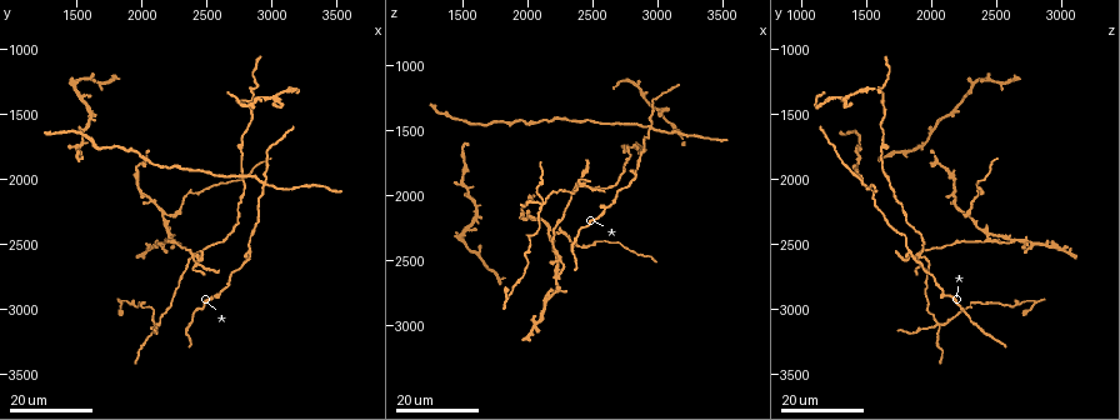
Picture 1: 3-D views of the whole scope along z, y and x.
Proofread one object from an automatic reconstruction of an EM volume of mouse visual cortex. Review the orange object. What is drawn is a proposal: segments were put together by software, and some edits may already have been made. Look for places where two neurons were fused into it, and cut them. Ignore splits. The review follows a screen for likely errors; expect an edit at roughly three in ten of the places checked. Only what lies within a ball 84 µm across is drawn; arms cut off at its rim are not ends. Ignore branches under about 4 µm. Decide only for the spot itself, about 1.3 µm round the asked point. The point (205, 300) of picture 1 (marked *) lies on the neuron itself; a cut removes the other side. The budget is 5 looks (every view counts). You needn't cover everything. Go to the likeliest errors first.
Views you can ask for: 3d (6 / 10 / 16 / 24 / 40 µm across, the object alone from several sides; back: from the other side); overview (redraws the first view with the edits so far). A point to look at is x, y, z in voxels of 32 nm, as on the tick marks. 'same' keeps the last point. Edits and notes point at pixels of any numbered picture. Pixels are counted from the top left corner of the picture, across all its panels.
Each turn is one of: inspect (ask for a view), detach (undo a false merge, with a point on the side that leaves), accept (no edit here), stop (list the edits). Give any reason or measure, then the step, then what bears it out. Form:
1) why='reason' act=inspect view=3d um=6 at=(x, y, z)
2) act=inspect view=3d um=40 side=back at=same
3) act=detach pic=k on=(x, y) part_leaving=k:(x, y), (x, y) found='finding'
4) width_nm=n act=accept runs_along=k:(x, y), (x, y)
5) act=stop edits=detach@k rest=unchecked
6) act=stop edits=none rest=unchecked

why='four-way junction' act=inspect view=3d um=16 at=(2940, 2000, 1480)

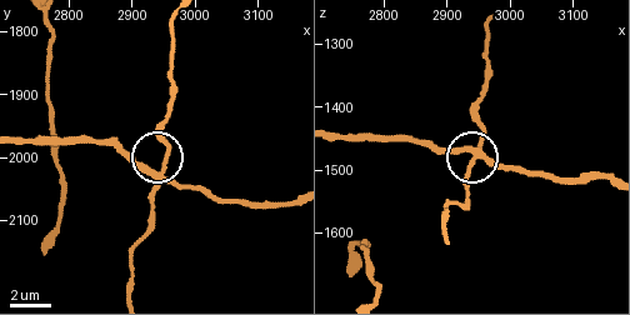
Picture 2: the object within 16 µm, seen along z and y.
act=inspect view=3d um=10 at=(2940, 2030, 1470)

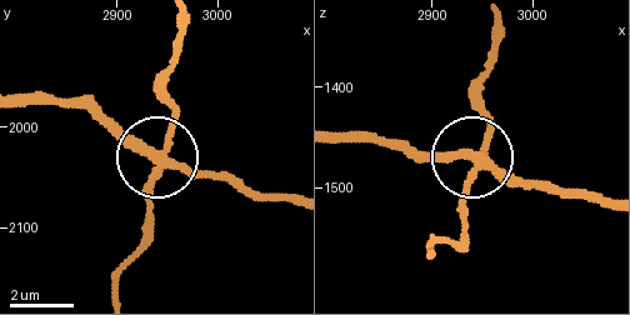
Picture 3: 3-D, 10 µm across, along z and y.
arms=4 act=detach pic=3 on=(116, 139) part_leaving=3:(475, 159), (421, 159), (389, 143), (341, 135) found='a second neuron is stuck on'

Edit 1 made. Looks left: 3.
act=inspect view=overview

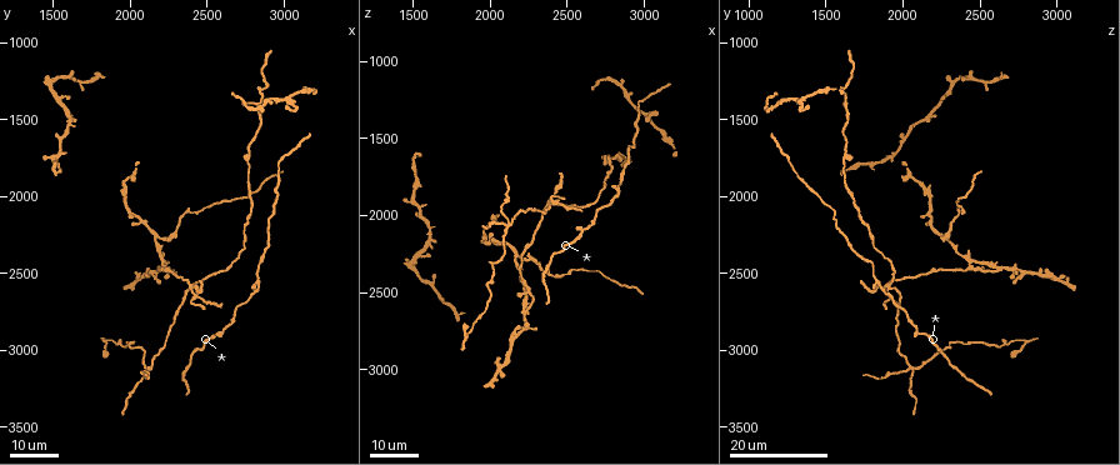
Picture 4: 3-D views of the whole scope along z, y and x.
why='two arms in line, one across' act=inspect view=3d um=16 at=(2180, 2240, 2240)

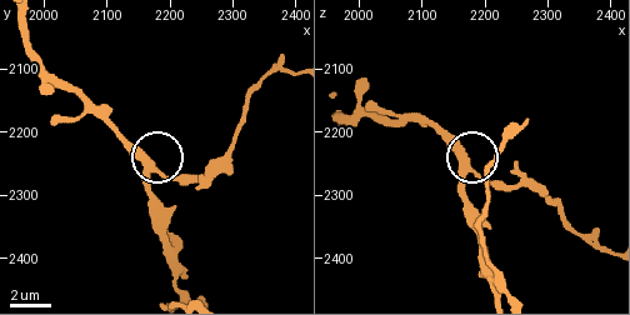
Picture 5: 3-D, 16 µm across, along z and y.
act=inspect view=3d um=10 at=(2170, 2255, 2255)

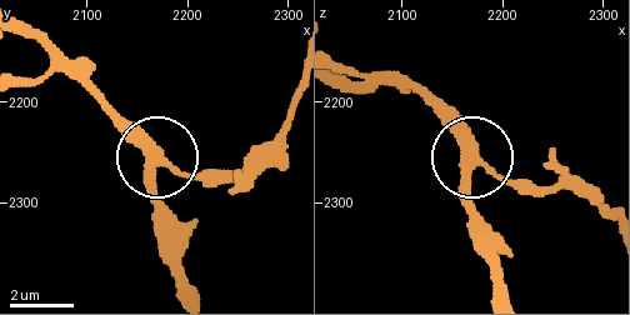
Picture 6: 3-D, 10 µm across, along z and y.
arms=3 act=accept found='continuous, no second neuron'

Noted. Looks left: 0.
act=stop edits=detach@3 rest=unchecked

